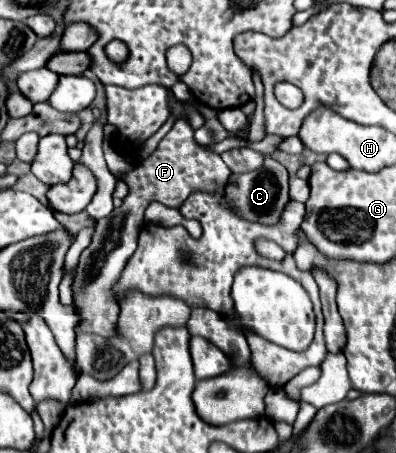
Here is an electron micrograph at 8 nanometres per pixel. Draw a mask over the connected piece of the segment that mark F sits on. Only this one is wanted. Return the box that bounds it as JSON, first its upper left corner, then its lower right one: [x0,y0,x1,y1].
[74,118,230,336]

